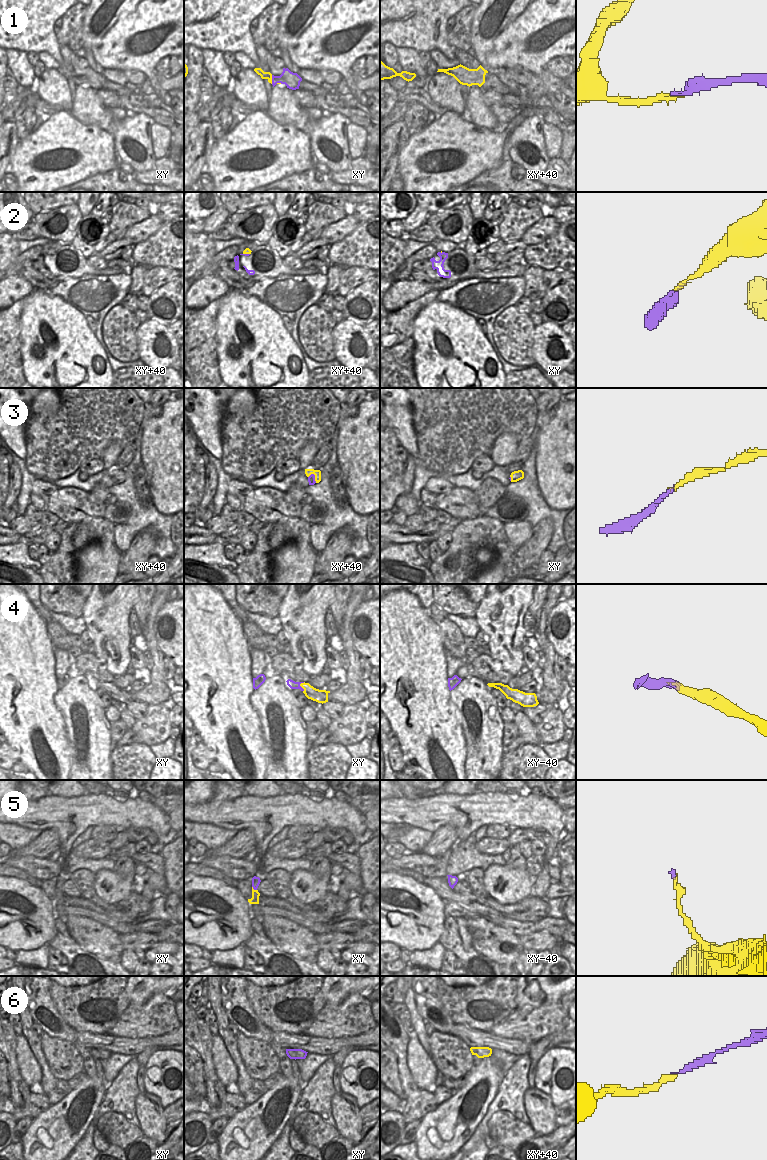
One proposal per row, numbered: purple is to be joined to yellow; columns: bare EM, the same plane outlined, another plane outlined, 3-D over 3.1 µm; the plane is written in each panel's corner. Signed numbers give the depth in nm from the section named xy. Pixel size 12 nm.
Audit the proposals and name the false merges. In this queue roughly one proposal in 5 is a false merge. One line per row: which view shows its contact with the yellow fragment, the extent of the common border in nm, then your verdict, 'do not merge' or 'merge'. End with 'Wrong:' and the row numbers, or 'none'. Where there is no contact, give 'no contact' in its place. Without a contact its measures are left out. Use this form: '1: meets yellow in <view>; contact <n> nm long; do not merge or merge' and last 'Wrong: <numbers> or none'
1: meets yellow in xy; contact 110 nm long; merge
2: meets yellow in xy+40; contact 80 nm long; merge
3: meets yellow in xy+40; contact 140 nm long; merge
4: meets yellow in xy; contact 120 nm long; do not merge
5: meets yellow in xy; contact 80 nm long; do not merge
6: no contact; merge
Wrong: 4, 5

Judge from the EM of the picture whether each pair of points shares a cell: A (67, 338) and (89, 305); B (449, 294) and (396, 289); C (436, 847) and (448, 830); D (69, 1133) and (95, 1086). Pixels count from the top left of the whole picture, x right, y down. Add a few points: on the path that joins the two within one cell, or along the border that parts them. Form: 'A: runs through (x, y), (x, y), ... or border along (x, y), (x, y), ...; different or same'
A: border along (63, 300), (86, 317); different
B: border along (462, 280), (441, 290); different
C: runs through (439, 843), (446, 834); same
D: runs through (72, 1121), (72, 1117), (84, 1096); same

